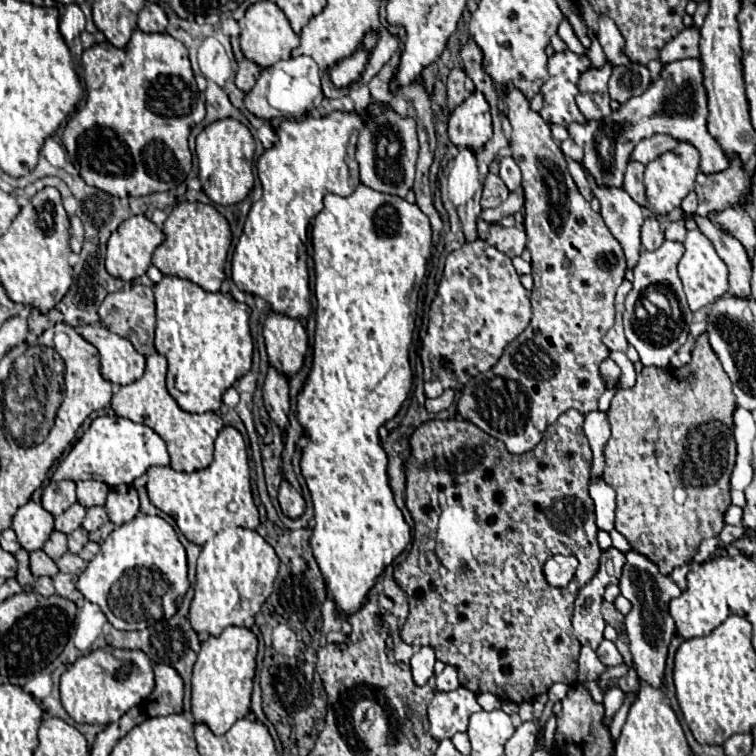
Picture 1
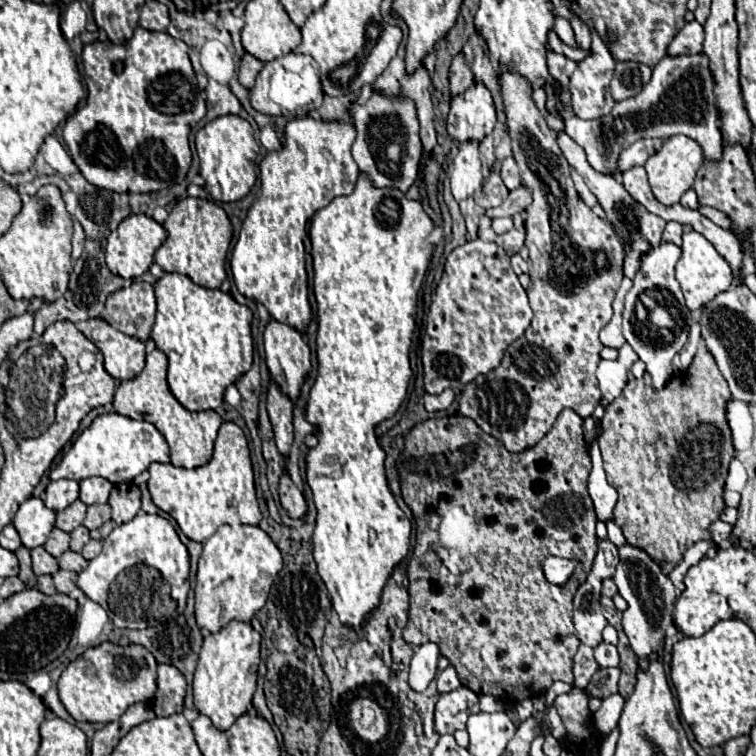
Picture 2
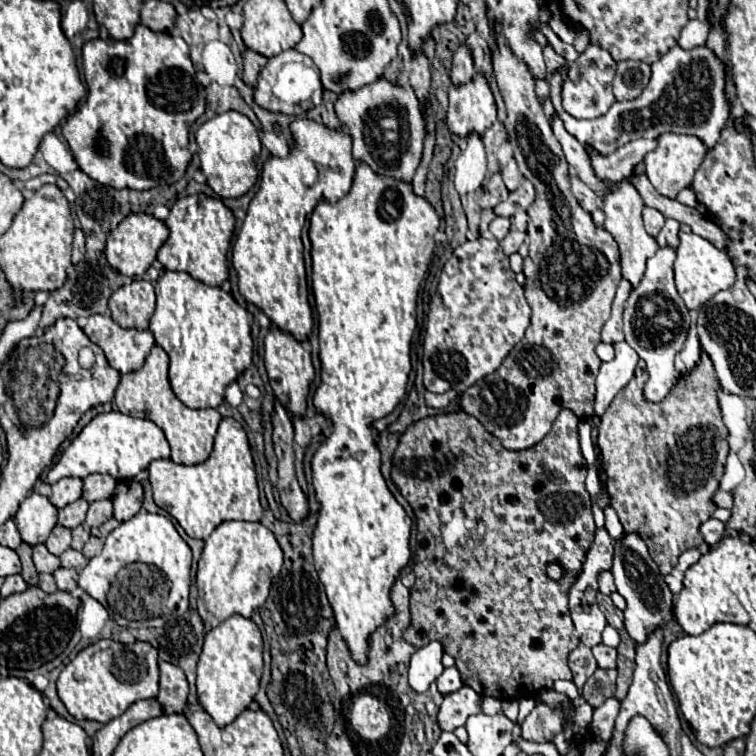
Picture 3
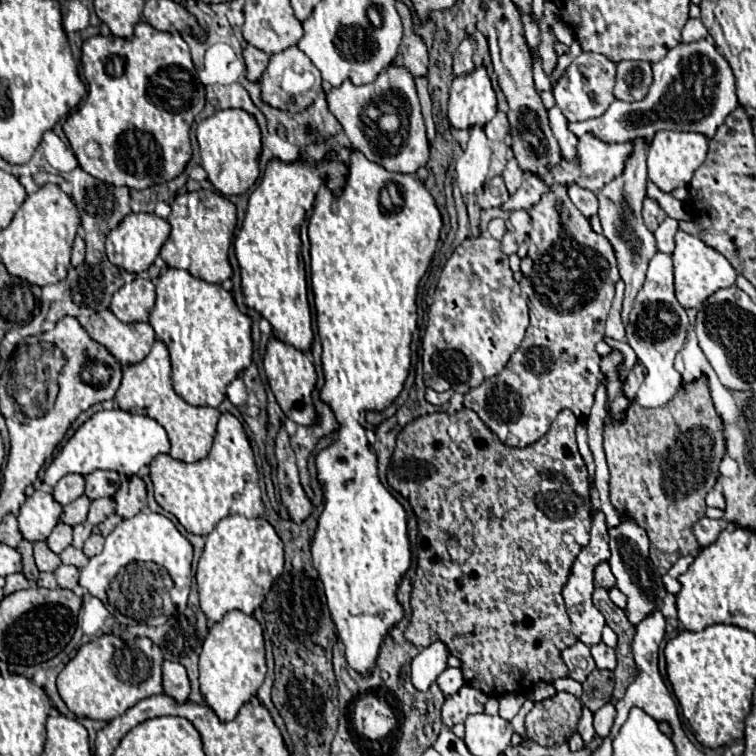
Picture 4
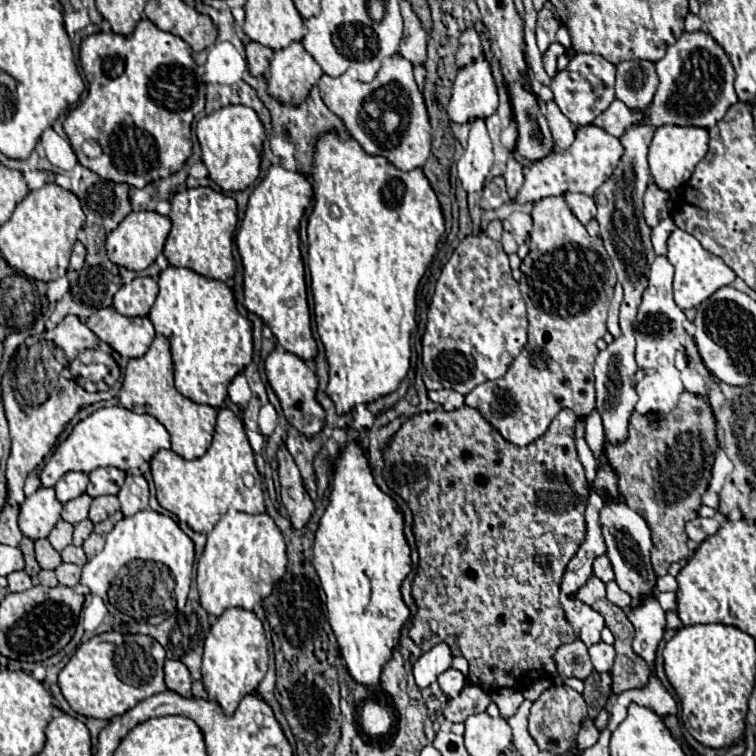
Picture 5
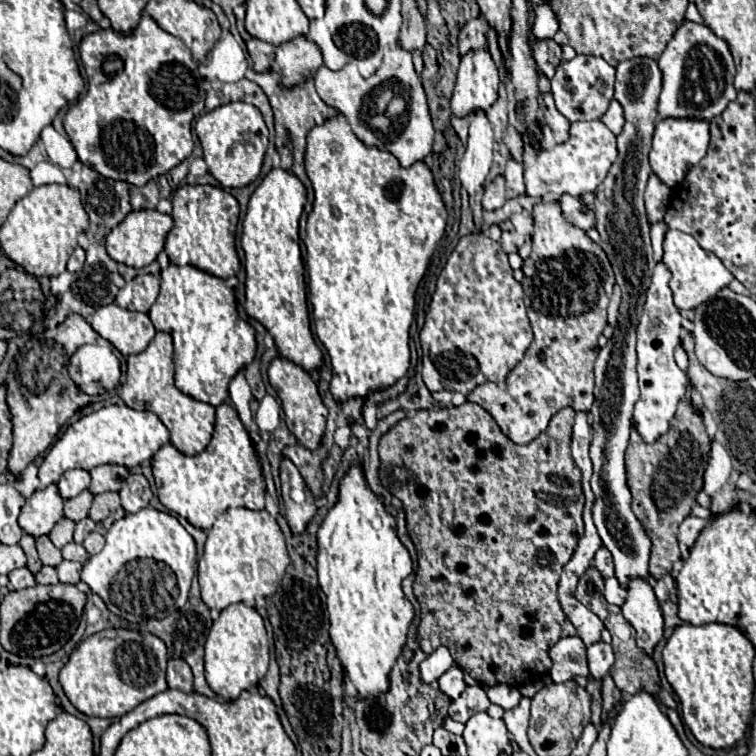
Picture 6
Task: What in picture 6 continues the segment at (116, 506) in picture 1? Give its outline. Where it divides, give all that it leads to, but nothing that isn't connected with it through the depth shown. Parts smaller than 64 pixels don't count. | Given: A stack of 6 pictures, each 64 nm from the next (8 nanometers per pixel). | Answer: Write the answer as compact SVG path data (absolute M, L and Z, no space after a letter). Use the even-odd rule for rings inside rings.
M130 474L130 478L126 480L126 486L120 490L120 498L122 498L122 508L126 510L126 514L134 514L146 508L152 498L148 480L142 474Z

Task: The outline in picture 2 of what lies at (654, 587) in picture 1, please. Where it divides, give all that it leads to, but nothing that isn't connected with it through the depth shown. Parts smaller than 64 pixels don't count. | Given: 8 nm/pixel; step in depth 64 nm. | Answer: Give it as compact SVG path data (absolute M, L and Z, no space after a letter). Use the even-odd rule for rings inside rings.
M626 544L626 546L618 548L618 552L620 552L620 564L616 568L614 582L618 586L618 594L628 602L628 610L624 612L622 626L630 640L630 646L638 658L640 670L646 670L646 658L650 658L650 654L662 656L666 628L670 624L674 624L672 608L678 598L678 592L676 592L674 584L670 582L670 578L666 574L662 574L660 566L644 550Z

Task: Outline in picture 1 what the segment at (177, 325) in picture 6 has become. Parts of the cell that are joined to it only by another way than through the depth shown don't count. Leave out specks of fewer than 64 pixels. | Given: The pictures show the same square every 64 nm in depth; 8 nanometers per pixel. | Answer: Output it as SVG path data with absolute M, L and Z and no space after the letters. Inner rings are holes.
M164 276L160 284L154 286L156 305L155 349L168 360L166 388L176 404L184 412L202 414L216 412L222 406L222 394L252 367L252 336L248 328L250 308L236 302L230 294L206 292L190 280L180 280L176 276Z

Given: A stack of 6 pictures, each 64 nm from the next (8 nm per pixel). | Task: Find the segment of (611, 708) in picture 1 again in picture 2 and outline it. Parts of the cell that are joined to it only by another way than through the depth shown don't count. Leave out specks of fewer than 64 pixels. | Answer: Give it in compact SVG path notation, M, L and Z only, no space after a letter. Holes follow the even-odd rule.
M616 692L616 694L610 694L604 702L606 702L606 736L608 736L612 732L612 728L616 728L626 700Z

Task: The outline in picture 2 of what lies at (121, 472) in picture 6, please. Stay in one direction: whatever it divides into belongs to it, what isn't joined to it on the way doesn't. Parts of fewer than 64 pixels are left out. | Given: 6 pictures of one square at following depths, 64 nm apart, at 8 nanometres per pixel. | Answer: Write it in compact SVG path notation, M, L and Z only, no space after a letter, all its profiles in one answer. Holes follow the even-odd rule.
M86 478L80 482L80 500L90 506L90 504L106 504L110 496L112 484L104 478Z

